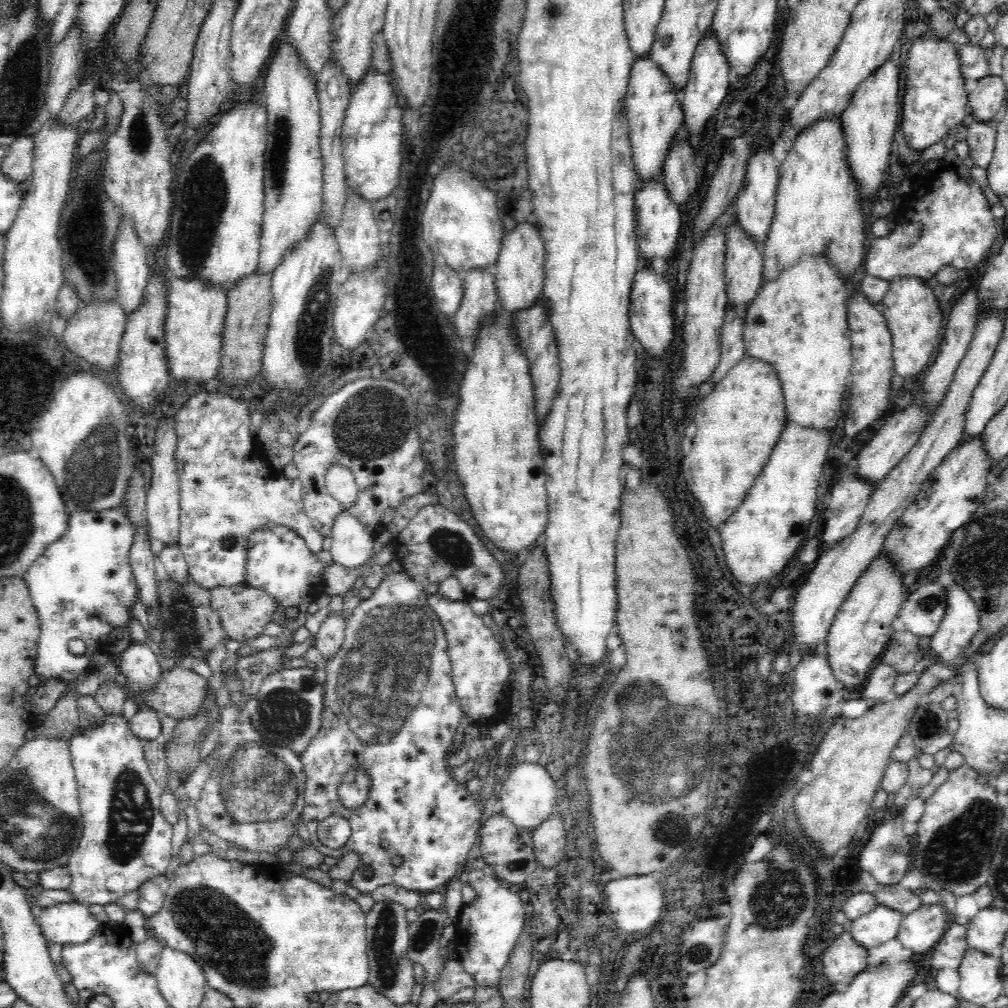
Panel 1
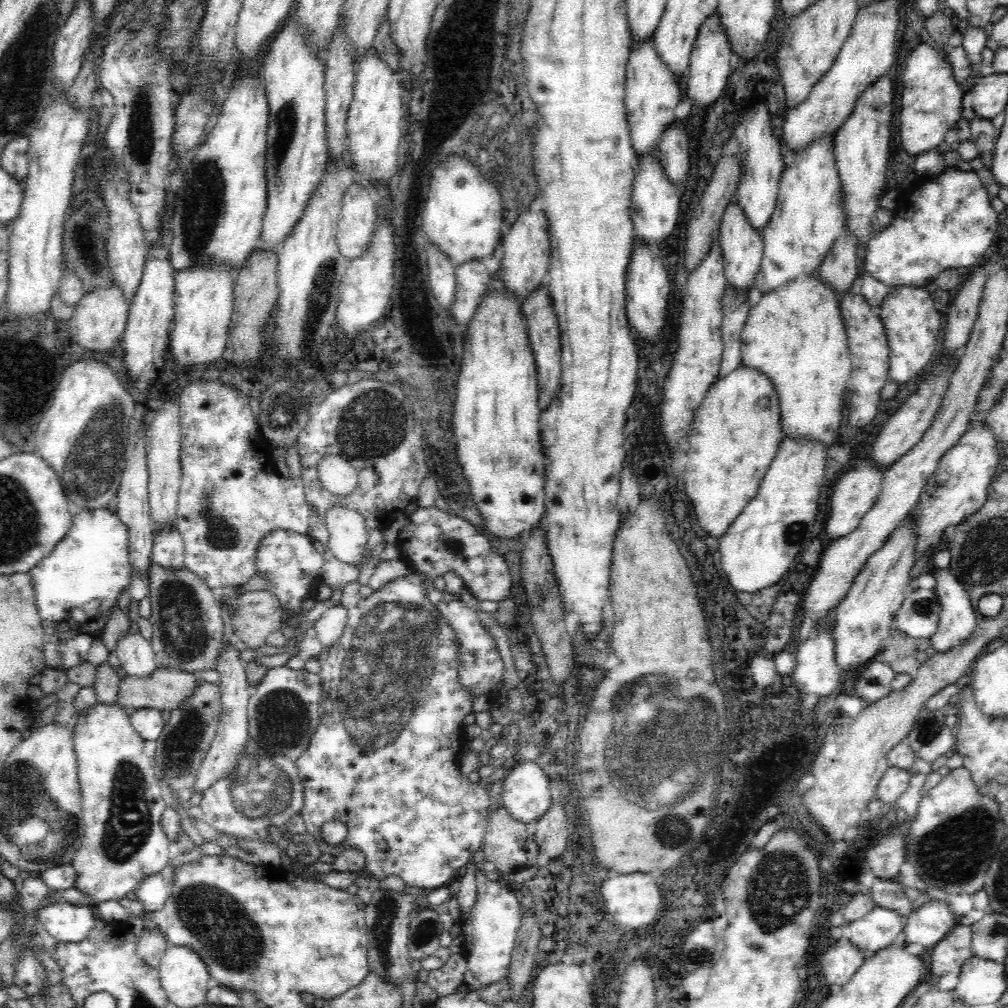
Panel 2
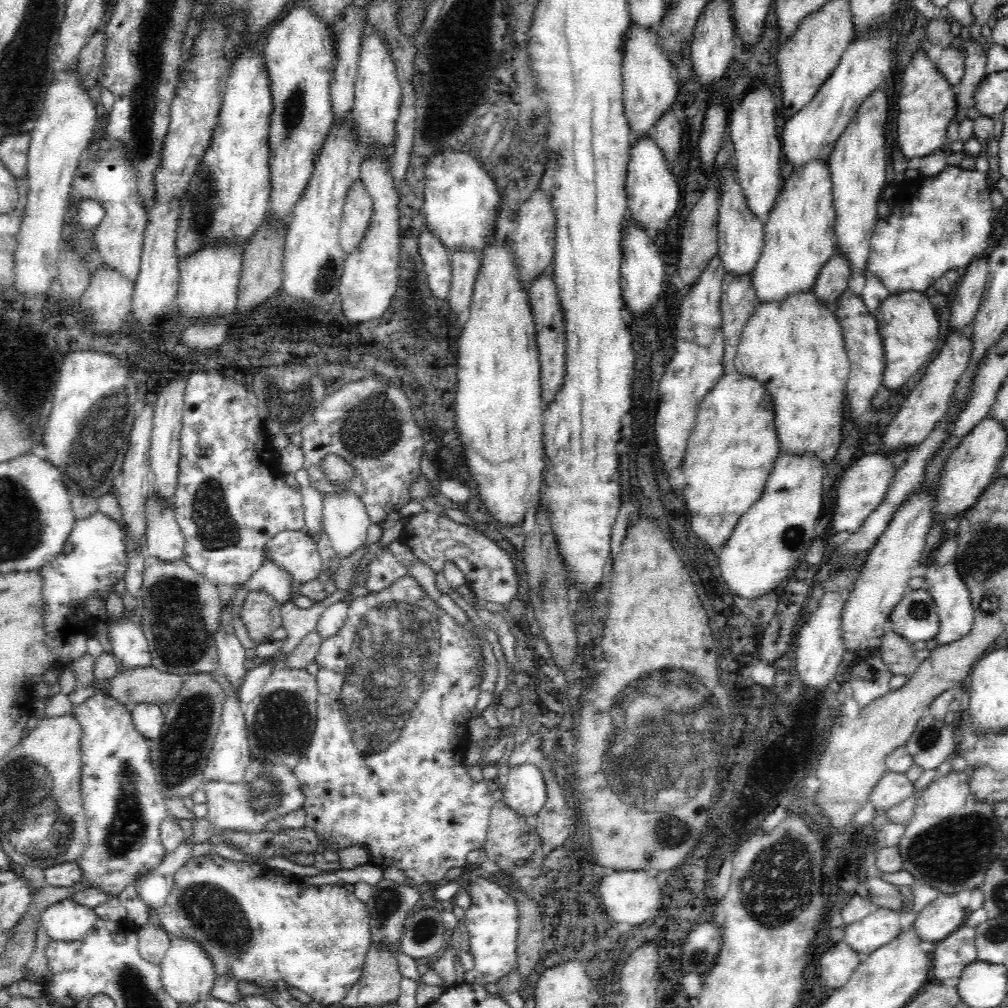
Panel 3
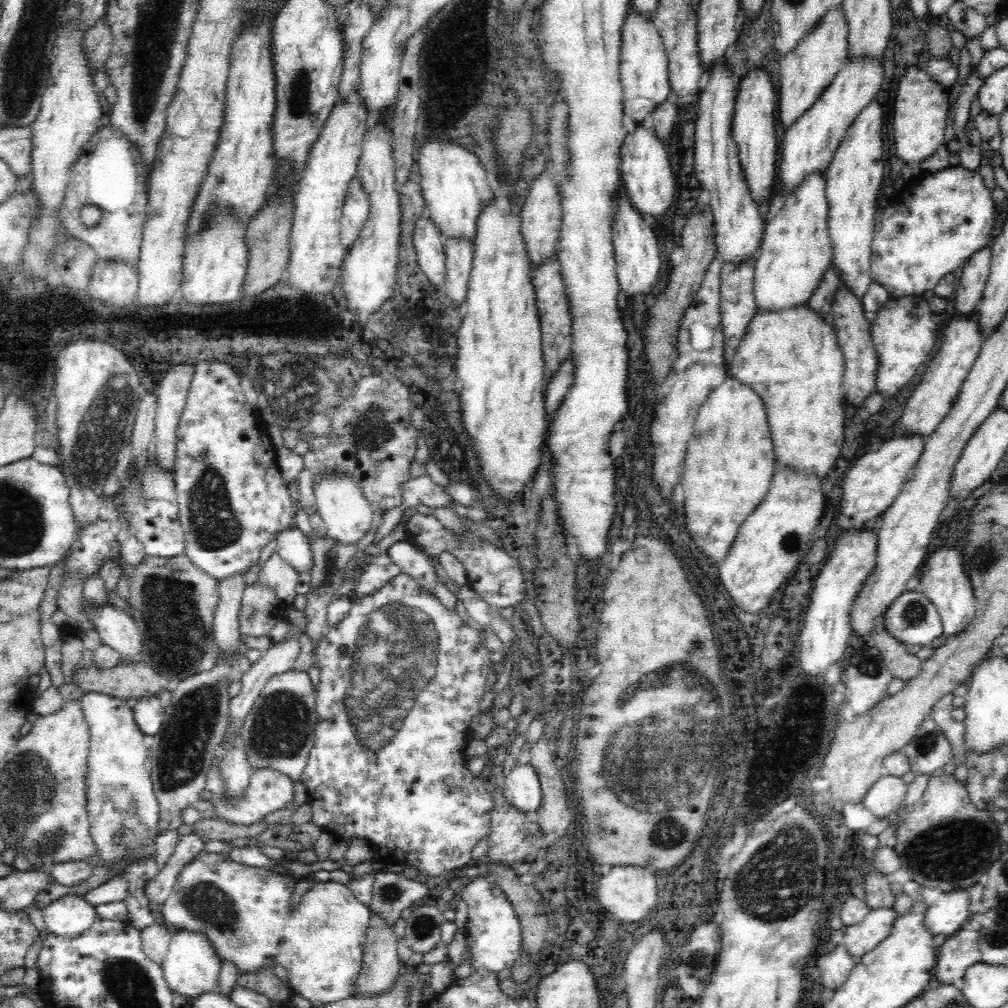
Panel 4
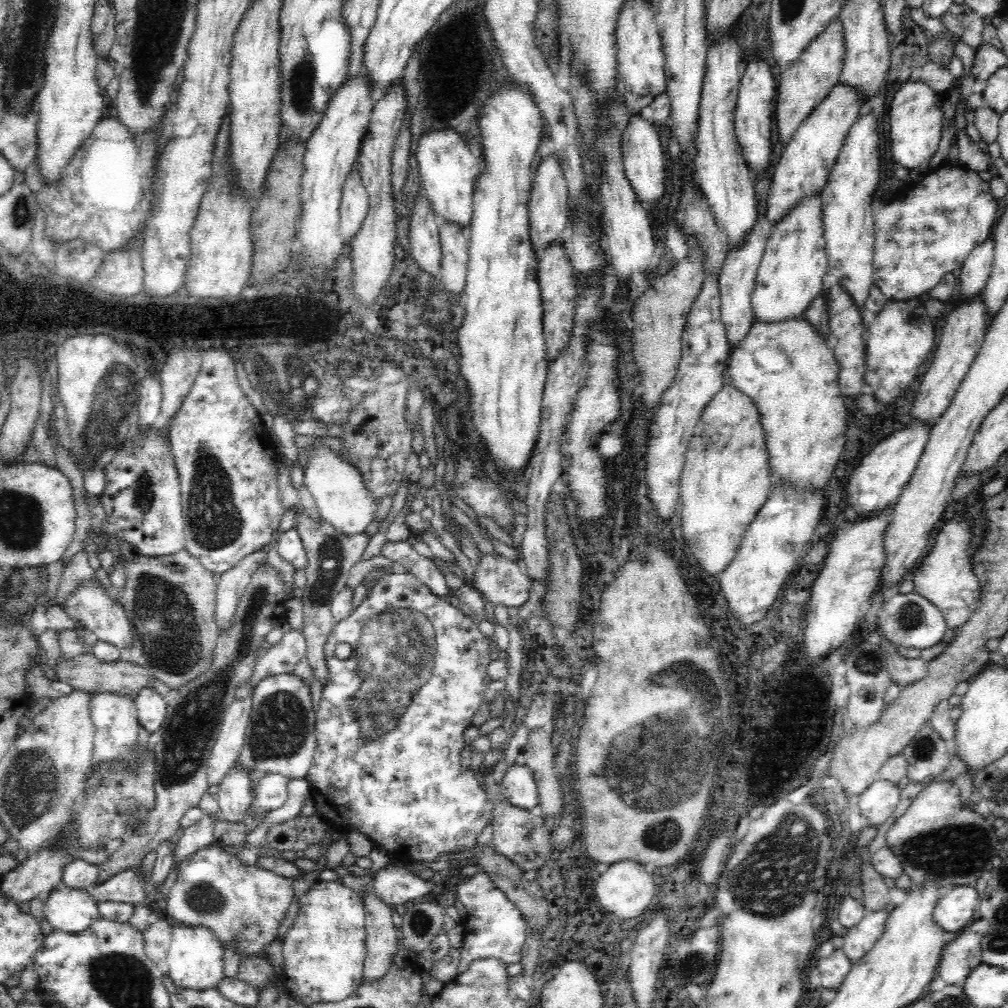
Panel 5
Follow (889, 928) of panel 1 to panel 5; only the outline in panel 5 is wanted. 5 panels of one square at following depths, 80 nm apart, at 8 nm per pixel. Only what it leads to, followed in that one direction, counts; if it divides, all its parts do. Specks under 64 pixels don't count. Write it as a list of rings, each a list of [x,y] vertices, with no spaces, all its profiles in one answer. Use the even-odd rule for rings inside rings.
[[[884,910],[876,913],[866,913],[865,916],[853,928],[847,929],[844,938],[844,955],[855,963],[863,957],[882,935],[887,914]]]

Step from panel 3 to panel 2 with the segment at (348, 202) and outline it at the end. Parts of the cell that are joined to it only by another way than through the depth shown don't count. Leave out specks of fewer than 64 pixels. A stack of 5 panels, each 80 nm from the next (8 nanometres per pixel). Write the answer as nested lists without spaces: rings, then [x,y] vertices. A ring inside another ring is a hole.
[[[359,182],[352,183],[343,196],[337,241],[348,261],[362,256],[376,224],[376,199]]]

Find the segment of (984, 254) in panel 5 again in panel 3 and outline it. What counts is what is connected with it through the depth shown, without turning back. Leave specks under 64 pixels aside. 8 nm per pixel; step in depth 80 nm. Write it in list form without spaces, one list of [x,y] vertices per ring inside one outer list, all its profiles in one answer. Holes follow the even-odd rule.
[[[982,256],[966,266],[965,275],[957,284],[954,299],[950,300],[950,329],[970,327],[980,306],[985,284],[989,277],[988,256]]]

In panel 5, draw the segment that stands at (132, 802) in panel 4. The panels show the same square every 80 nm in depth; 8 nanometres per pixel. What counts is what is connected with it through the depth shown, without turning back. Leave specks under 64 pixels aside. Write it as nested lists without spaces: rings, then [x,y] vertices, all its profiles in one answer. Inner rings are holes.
[[[100,692],[90,699],[90,713],[96,734],[93,744],[93,755],[91,756],[91,764],[96,766],[102,760],[116,760],[121,758],[124,760],[124,754],[128,748],[132,748],[139,740],[142,727],[137,717],[135,708],[134,694],[118,694],[117,692]]]

